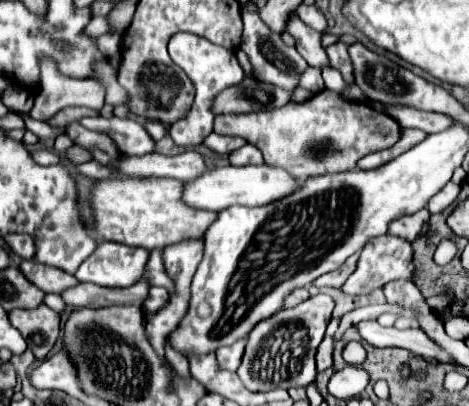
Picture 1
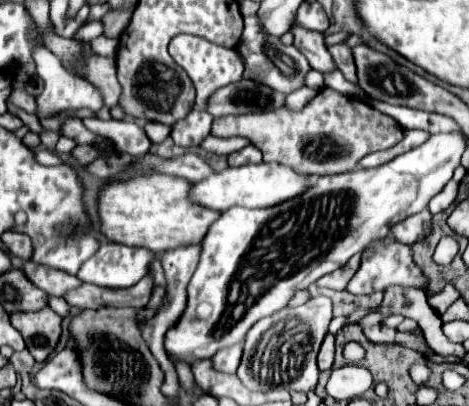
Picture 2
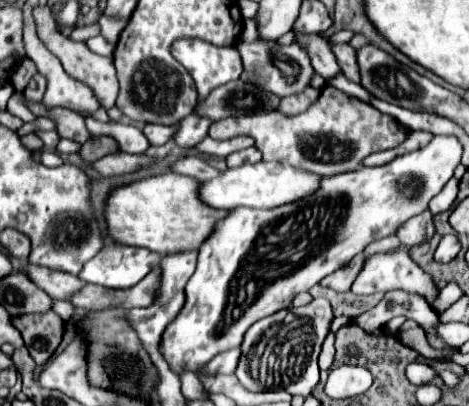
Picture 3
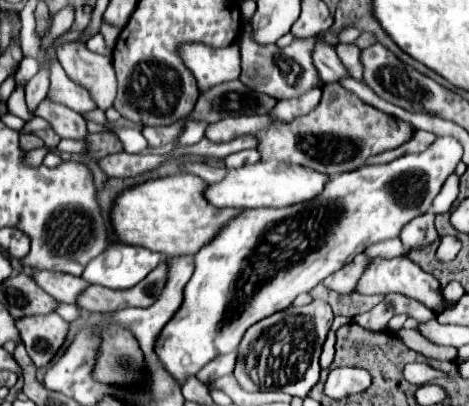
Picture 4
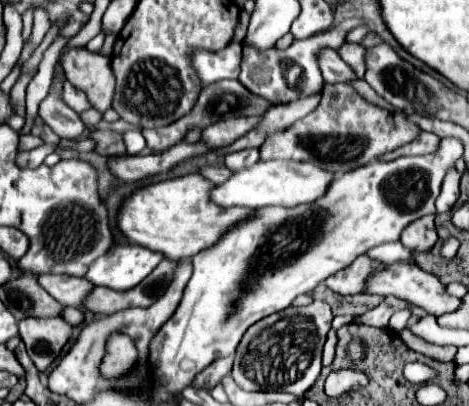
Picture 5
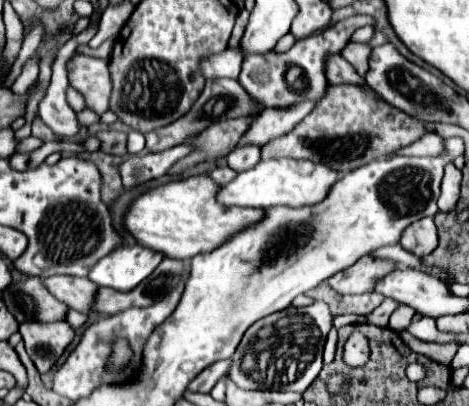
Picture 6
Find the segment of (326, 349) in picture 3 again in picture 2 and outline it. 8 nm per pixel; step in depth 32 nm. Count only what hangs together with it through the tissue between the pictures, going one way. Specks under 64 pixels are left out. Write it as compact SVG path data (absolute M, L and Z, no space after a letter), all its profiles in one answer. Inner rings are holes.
M328 334L324 338L324 344L322 344L320 354L318 354L318 368L320 370L330 370L332 362L334 362L334 336Z

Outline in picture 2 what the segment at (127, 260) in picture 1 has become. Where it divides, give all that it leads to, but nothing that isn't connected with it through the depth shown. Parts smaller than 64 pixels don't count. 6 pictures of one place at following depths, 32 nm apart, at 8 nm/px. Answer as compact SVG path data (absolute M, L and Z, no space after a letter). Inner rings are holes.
M104 242L100 250L82 264L76 274L82 282L108 286L108 288L130 288L140 282L148 272L156 254L148 248L130 248L116 242Z

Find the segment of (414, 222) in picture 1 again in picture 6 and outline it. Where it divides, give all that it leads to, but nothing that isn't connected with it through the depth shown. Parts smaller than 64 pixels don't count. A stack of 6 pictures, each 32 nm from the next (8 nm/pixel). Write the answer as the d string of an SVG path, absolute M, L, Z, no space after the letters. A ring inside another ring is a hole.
M424 218L424 220L418 220L416 224L410 224L404 230L400 244L404 250L416 256L428 256L438 246L434 218Z

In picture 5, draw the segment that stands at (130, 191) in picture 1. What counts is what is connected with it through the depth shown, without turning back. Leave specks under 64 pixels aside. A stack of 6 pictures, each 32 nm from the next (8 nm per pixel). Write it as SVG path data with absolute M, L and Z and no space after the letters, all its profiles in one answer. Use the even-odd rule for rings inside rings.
M198 174L170 178L158 184L150 184L132 194L120 210L120 230L124 236L140 246L168 256L170 260L192 258L194 254L212 248L228 230L248 220L256 210L234 208L226 210L216 206L210 198L214 184Z

